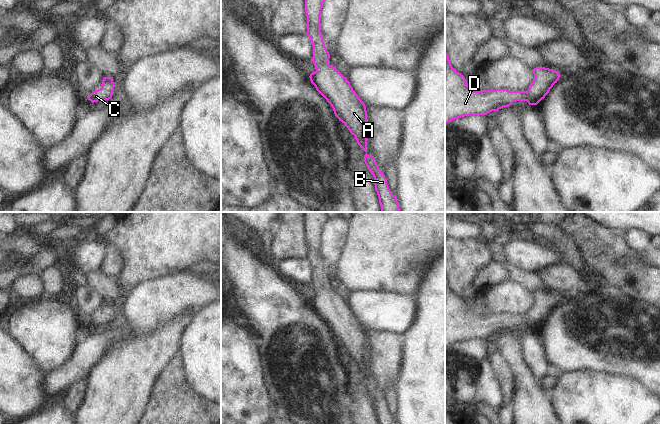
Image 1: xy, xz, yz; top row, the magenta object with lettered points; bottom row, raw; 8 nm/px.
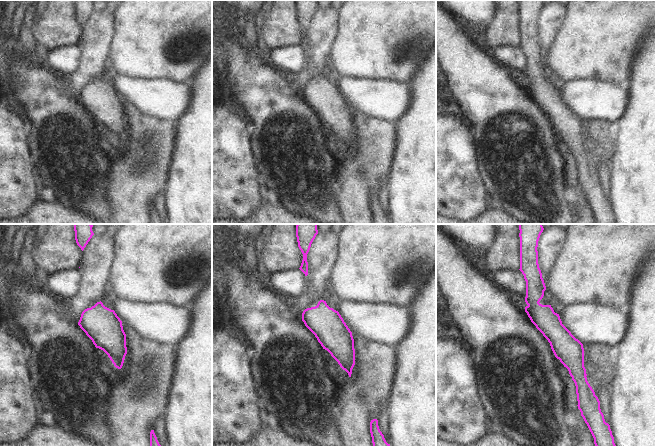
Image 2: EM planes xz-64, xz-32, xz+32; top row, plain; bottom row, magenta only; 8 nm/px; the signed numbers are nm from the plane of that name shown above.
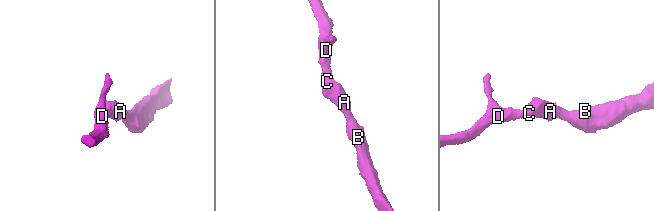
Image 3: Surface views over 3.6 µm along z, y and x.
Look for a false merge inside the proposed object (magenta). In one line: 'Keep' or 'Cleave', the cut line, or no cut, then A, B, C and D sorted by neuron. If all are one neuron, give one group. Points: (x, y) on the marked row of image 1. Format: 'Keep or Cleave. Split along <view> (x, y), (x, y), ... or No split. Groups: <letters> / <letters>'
Keep. No split. Groups: A B C D.

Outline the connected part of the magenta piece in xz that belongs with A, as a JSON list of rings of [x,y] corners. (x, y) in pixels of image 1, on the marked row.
[[[305,0],[305,13],[307,17],[307,32],[305,34],[309,37],[313,46],[313,57],[311,61],[314,63],[316,69],[315,72],[310,74],[310,81],[315,86],[316,90],[331,105],[339,121],[344,123],[350,133],[355,136],[360,148],[366,152],[364,155],[364,162],[374,177],[374,185],[379,198],[381,212],[401,212],[397,197],[391,193],[385,175],[380,171],[375,158],[367,154],[368,125],[366,106],[353,90],[347,78],[338,72],[336,67],[328,64],[330,54],[325,47],[323,34],[320,31],[320,15],[323,2],[324,0]]]

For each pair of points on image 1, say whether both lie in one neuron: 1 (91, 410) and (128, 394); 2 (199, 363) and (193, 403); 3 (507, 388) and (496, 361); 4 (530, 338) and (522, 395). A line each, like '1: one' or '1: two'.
1: one
2: two
3: one
4: two

